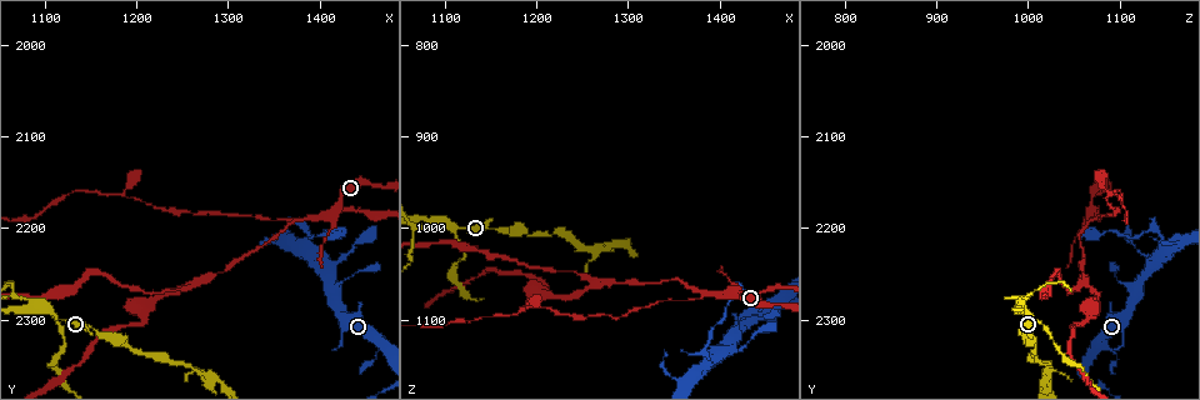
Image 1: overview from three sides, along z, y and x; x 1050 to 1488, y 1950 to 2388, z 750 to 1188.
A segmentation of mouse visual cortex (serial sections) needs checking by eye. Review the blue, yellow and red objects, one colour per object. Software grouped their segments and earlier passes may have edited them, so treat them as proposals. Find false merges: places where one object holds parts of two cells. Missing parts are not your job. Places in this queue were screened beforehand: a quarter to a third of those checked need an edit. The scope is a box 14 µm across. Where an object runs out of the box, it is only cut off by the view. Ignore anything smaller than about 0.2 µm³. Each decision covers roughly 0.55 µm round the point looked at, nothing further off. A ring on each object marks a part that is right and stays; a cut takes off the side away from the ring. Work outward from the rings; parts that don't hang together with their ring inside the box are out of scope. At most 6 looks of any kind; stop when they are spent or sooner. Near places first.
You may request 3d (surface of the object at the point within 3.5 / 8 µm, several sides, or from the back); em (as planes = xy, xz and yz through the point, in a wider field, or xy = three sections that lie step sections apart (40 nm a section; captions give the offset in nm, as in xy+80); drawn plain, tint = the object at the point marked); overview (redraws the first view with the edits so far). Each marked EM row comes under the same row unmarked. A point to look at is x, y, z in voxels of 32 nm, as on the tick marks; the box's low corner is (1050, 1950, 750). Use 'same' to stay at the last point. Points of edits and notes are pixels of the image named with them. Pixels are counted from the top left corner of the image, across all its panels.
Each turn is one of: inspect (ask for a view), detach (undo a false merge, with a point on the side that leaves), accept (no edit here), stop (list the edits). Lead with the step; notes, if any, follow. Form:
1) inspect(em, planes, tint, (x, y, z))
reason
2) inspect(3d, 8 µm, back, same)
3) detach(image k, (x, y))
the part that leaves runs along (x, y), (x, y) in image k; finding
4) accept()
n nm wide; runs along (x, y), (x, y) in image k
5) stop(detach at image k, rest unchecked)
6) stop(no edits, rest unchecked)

inspect(3d, 3.5 µm, (1380, 2190, 1075))
two arms in line, one across

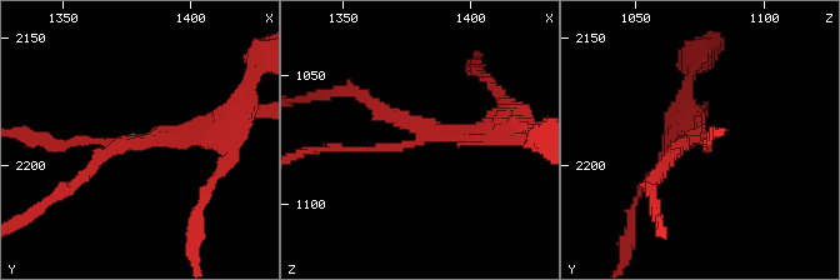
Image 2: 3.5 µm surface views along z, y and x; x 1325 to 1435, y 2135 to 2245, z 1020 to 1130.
inspect(em, xy, step 5, tint, (1383, 2190, 1073))
3 arms; arms of 100, 150, 250 nm; need the tissue

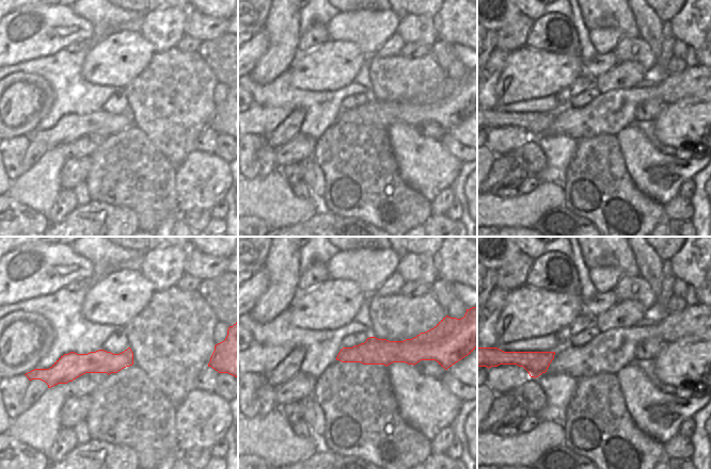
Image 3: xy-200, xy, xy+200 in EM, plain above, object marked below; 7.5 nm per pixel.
detach(image 2, (88, 140))
the part that leaves runs along (421, 141), (399, 148), (314, 150) in image 2; two cells meet here

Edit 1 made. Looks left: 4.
inspect(overview)

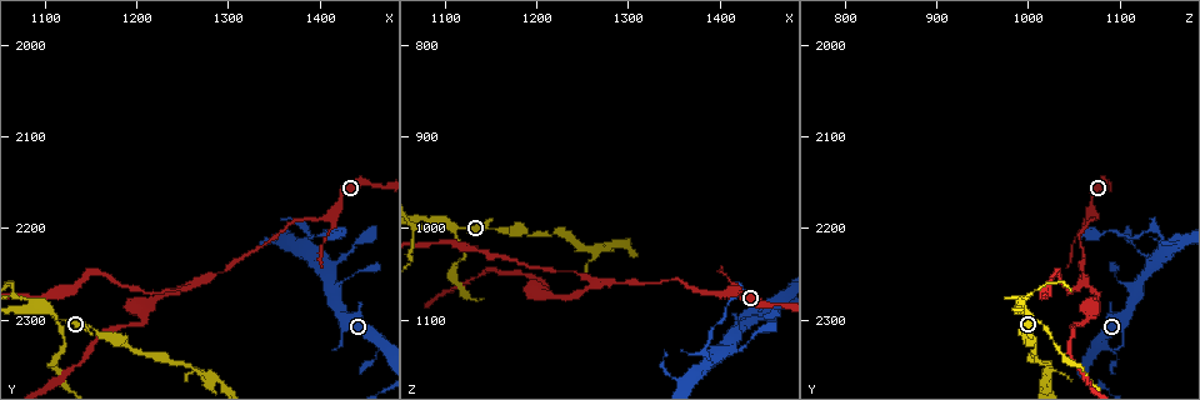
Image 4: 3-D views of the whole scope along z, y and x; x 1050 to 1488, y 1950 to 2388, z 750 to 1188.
inspect(3d, 8 µm, (1090, 2285, 990))
thick turns thin

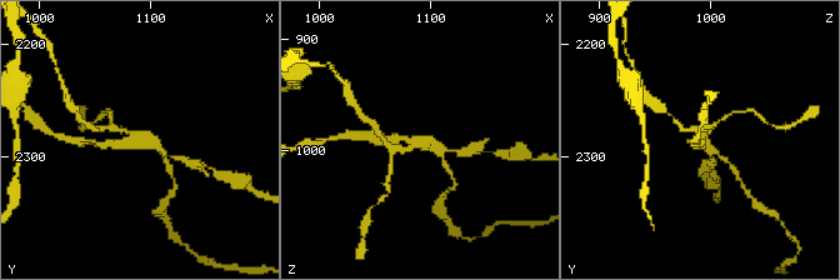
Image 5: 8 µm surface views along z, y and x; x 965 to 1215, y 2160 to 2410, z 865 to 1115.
inspect(3d, 3.5 µm, (1092, 2284, 992))
zoom in

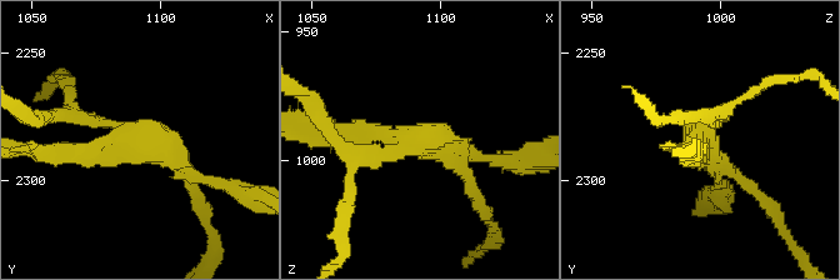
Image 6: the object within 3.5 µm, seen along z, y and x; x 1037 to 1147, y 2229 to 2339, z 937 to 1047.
inspect(em, xy, step 5, tint, (1090, 2283, 991))

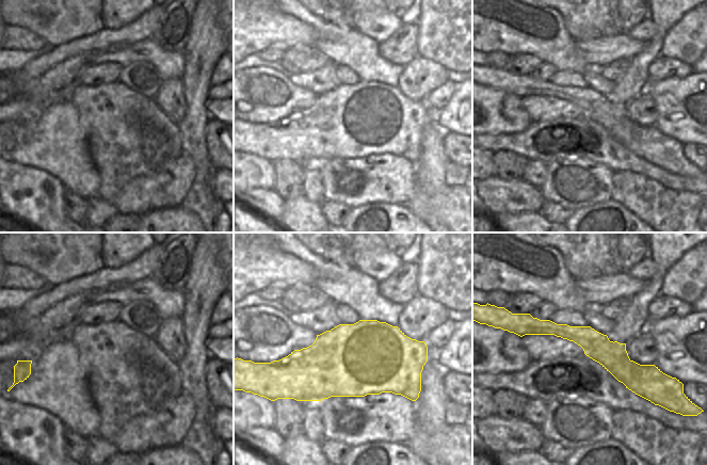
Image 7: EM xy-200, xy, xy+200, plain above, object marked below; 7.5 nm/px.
detach(image 6, (358, 154))
550 nm wide; border along (631, 361), (626, 381), (612, 374) in image 7; a second cell is stuck on

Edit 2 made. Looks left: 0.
stop(detach at image 2, detach at image 6, rest unchecked)

